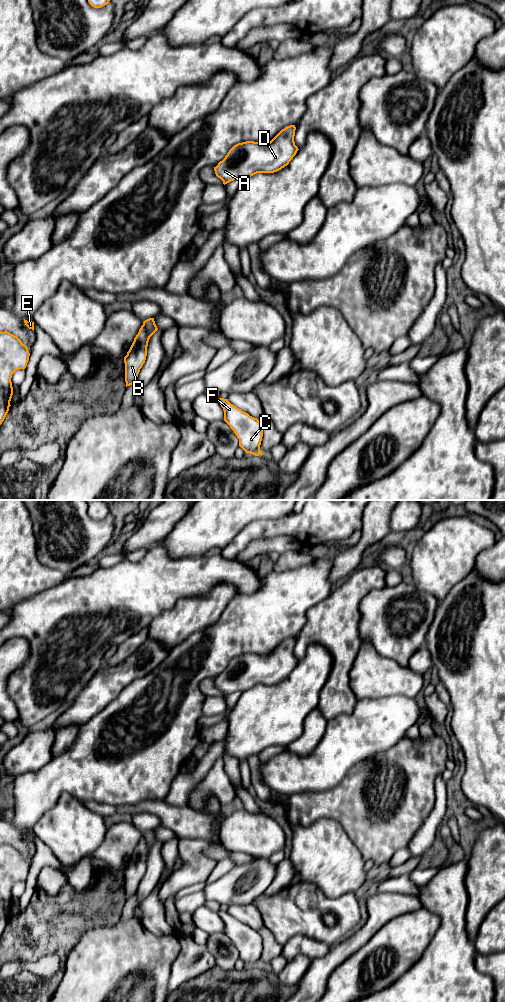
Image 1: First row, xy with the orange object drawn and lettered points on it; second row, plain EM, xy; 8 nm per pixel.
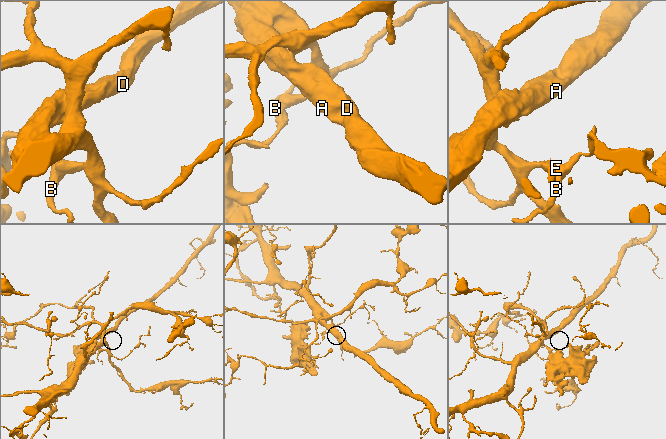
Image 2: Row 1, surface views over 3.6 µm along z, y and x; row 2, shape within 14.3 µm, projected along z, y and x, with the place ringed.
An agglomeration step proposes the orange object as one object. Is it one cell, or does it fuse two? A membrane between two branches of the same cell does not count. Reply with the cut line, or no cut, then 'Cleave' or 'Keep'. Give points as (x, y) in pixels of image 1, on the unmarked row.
Split along xy (143, 836), (149, 849). Cleave

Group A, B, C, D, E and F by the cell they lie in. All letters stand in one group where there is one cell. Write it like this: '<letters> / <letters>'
A C D F / B E

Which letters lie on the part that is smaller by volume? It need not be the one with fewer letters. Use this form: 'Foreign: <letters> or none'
Foreign: B, E

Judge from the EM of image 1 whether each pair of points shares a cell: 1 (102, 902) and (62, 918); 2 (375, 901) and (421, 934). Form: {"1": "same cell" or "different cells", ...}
{"1": "same cell", "2": "different cells"}

